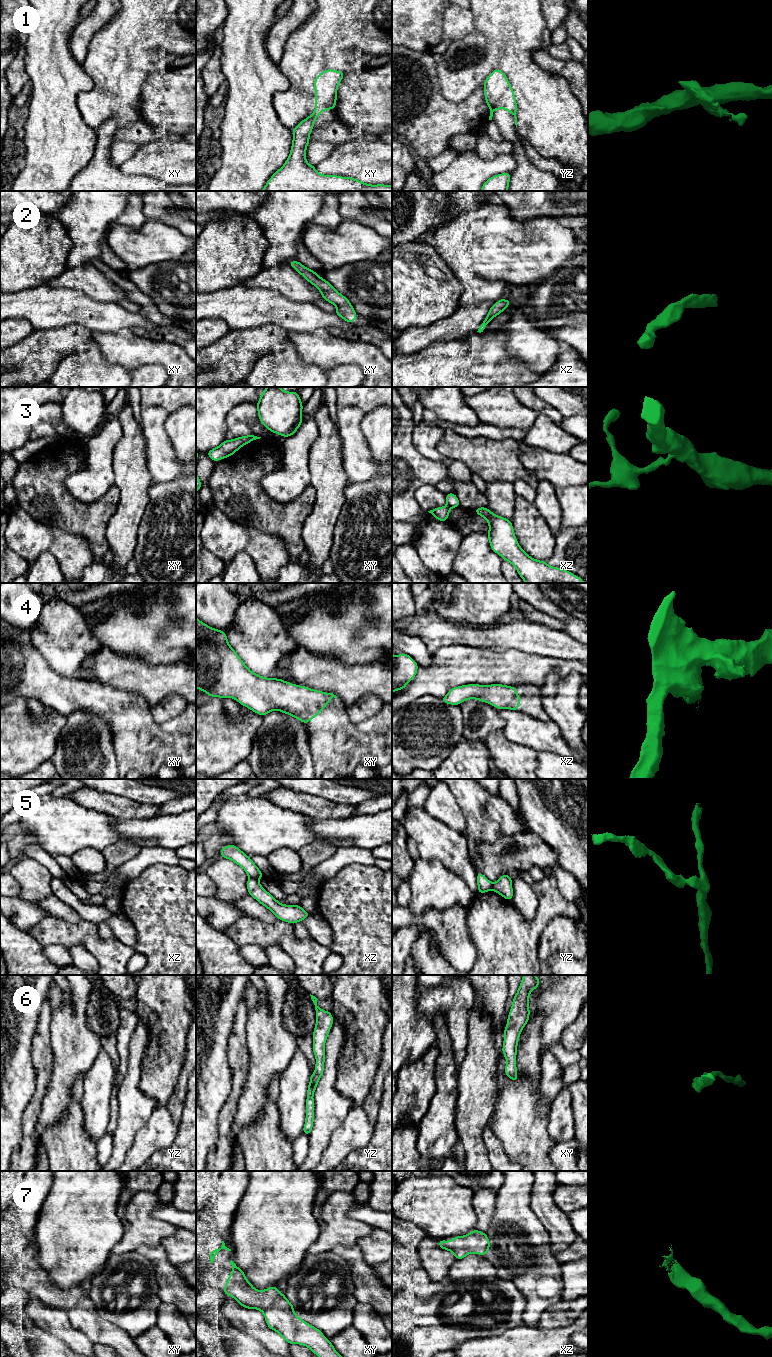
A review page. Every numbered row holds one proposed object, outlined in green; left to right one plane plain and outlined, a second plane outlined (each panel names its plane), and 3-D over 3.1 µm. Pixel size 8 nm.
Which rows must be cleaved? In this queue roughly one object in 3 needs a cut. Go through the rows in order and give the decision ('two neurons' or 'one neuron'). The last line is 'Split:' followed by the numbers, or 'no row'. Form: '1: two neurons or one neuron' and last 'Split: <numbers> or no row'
1: one neuron
2: one neuron
3: two neurons
4: one neuron
5: two neurons
6: one neuron
7: one neuron
Split: 3, 5

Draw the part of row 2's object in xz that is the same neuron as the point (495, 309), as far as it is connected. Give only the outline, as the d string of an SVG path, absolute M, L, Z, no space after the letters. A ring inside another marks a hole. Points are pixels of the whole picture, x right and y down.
M500 299L496 302L489 310L485 320L480 325L477 332L481 333L486 329L486 325L498 314L502 313L506 307L508 307L512 302L505 299Z

